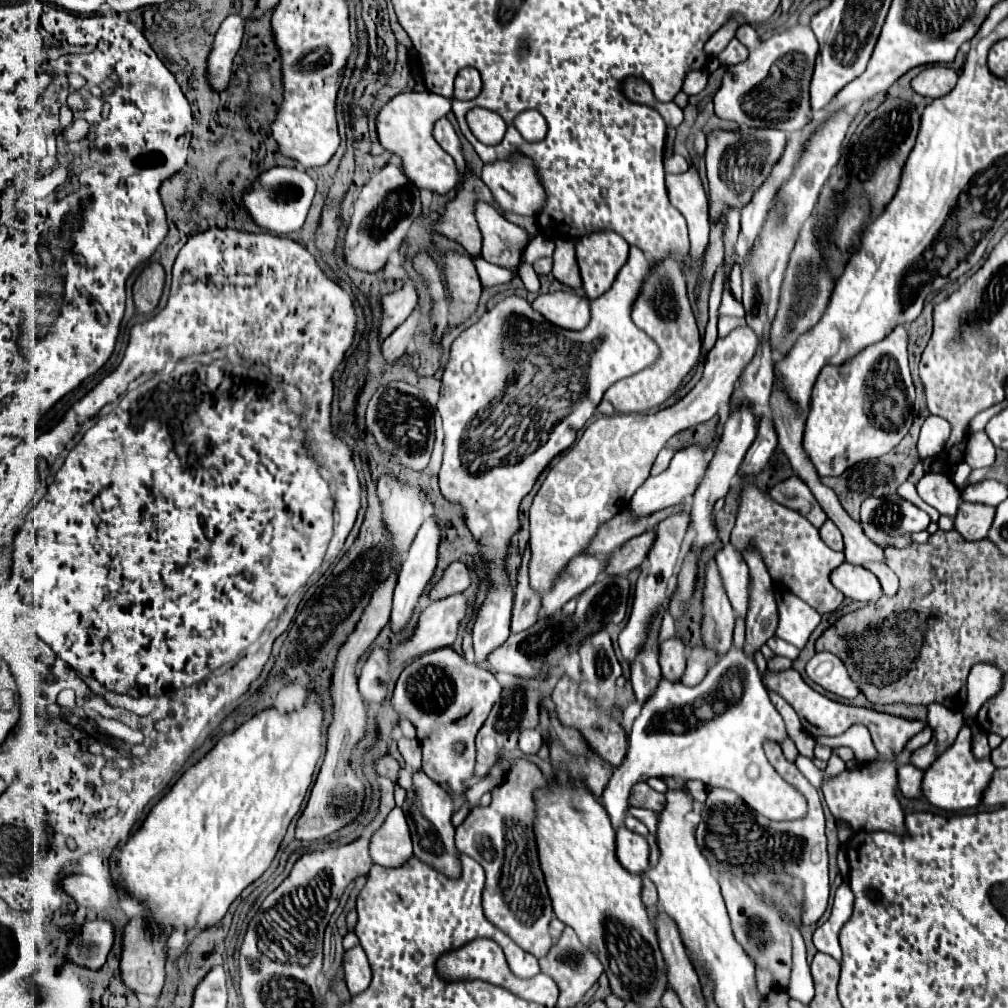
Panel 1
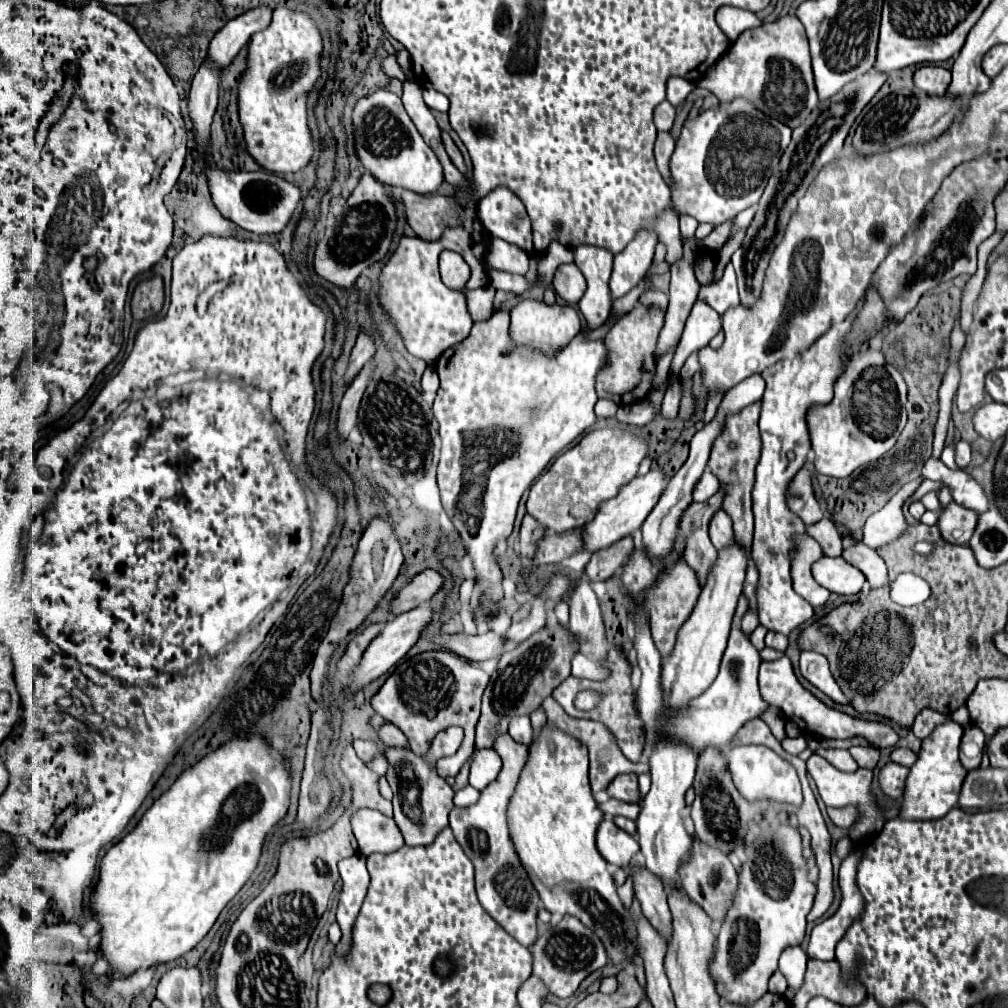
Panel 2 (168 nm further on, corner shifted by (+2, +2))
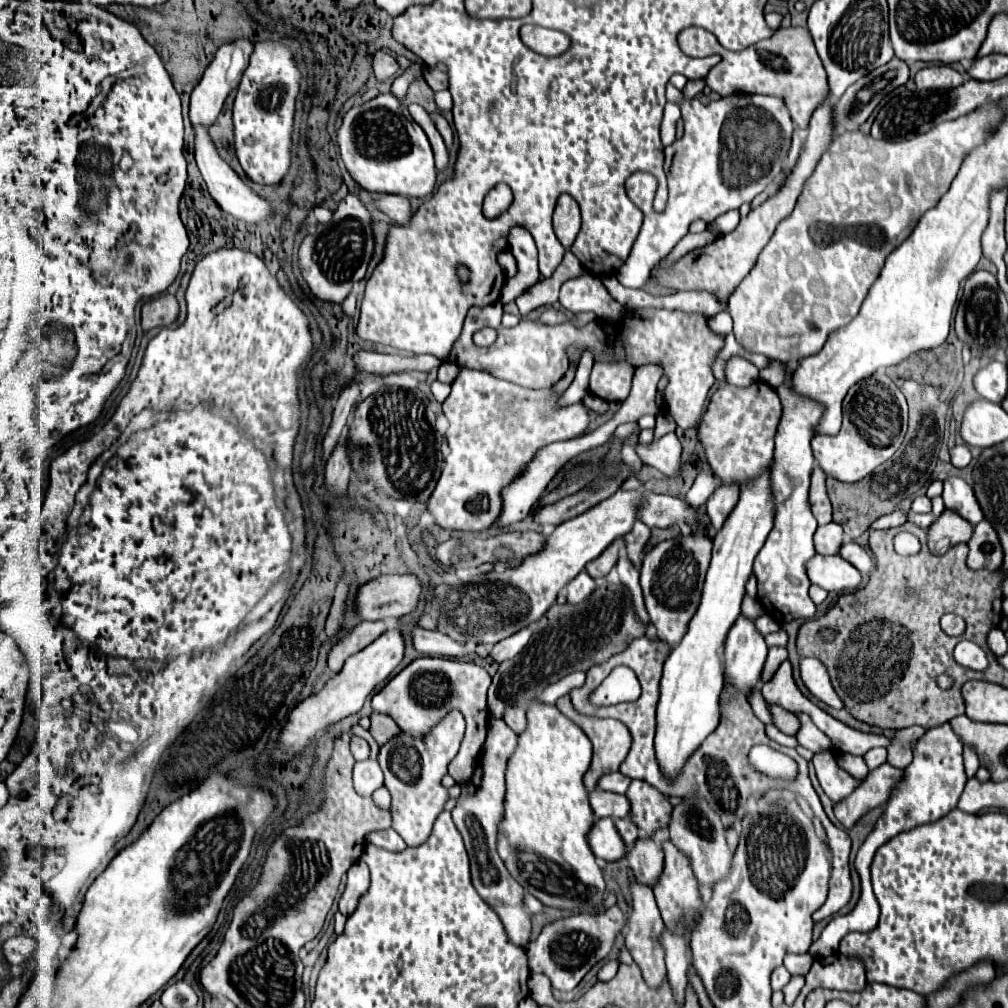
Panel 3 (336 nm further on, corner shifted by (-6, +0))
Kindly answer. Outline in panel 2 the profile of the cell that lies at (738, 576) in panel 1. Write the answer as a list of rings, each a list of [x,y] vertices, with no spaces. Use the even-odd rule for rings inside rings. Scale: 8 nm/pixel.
[[[724,511],[716,513],[712,519],[712,529],[710,529],[710,539],[712,545],[722,551],[734,547],[734,533],[732,533],[732,521],[728,521],[728,515]]]

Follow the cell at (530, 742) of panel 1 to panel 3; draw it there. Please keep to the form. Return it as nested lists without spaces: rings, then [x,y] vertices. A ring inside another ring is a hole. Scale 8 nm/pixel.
[[[518,705],[506,707],[502,719],[504,719],[516,733],[520,733],[522,727],[526,727],[526,711],[524,711],[522,707],[518,707]]]

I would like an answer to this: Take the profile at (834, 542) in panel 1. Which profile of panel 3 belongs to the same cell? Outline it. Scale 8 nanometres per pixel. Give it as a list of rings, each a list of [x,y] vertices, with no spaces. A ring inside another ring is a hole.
[[[838,523],[820,525],[814,533],[814,547],[820,555],[834,555],[842,547],[842,527]]]

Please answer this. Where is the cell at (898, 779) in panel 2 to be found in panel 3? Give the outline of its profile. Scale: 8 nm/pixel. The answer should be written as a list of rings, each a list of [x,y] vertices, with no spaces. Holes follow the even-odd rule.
[[[882,763],[870,771],[846,799],[834,805],[836,819],[844,827],[852,827],[868,809],[874,809],[888,801],[890,789],[900,781],[900,775],[902,771],[888,763]]]

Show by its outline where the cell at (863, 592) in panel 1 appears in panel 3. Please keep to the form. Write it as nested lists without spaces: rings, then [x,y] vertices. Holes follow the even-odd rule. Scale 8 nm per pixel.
[[[814,555],[806,563],[808,579],[826,589],[836,593],[850,593],[860,587],[860,573],[840,555]]]

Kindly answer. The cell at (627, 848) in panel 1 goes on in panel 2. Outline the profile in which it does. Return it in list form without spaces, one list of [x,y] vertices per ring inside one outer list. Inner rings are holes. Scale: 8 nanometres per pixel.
[[[604,819],[600,823],[598,835],[596,835],[596,845],[600,847],[600,855],[616,867],[630,865],[632,857],[640,851],[638,841],[624,829],[616,827],[616,823],[612,819]]]

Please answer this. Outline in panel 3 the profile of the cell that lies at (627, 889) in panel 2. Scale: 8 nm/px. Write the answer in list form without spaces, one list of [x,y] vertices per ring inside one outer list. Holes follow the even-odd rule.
[[[616,905],[602,915],[582,913],[558,919],[546,925],[536,941],[526,945],[528,967],[542,969],[540,973],[544,973],[550,979],[552,987],[572,991],[580,983],[580,979],[590,971],[590,967],[610,953],[614,937],[620,933],[622,925],[624,925],[624,913]]]

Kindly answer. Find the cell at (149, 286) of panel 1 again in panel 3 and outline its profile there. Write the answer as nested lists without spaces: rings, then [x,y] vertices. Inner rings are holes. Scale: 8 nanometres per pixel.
[[[158,295],[142,307],[142,329],[150,331],[154,327],[172,325],[178,319],[180,307],[174,295]]]

